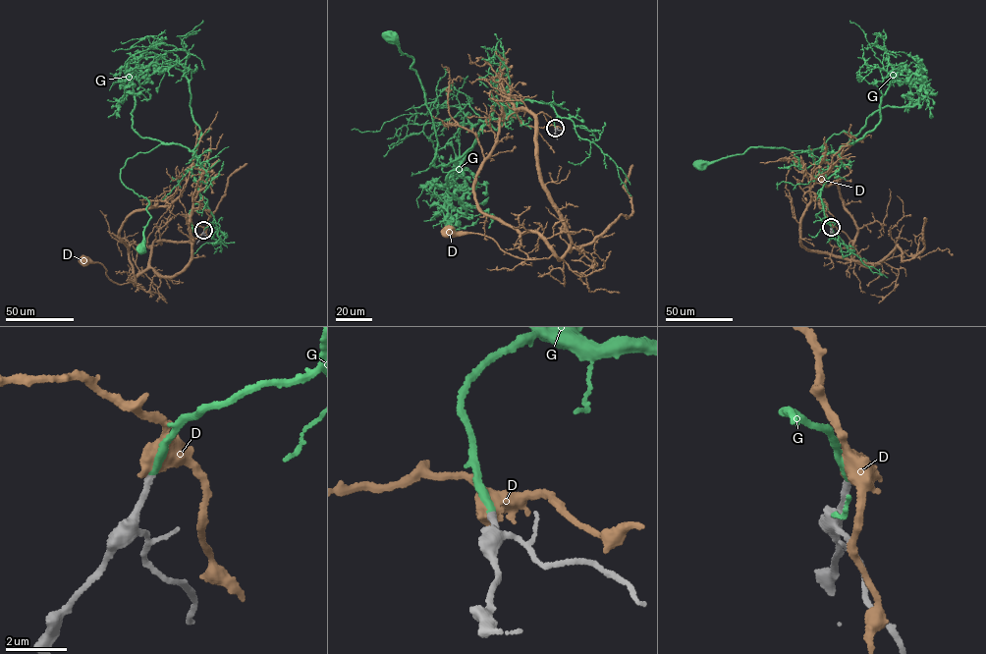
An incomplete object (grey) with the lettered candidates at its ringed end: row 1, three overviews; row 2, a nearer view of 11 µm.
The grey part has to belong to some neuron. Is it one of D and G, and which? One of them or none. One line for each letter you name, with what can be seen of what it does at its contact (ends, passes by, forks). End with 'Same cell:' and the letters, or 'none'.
G: it ends there
Same cell: G

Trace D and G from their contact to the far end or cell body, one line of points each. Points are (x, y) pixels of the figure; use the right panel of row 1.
D: (831, 227), (826, 203), (811, 201), (801, 221), (801, 245), (879, 262), (870, 266), (861, 258), (822, 203)
G: (831, 227), (821, 189), (841, 167), (841, 147), (855, 135), (844, 130), (809, 150), (753, 146), (699, 166)

